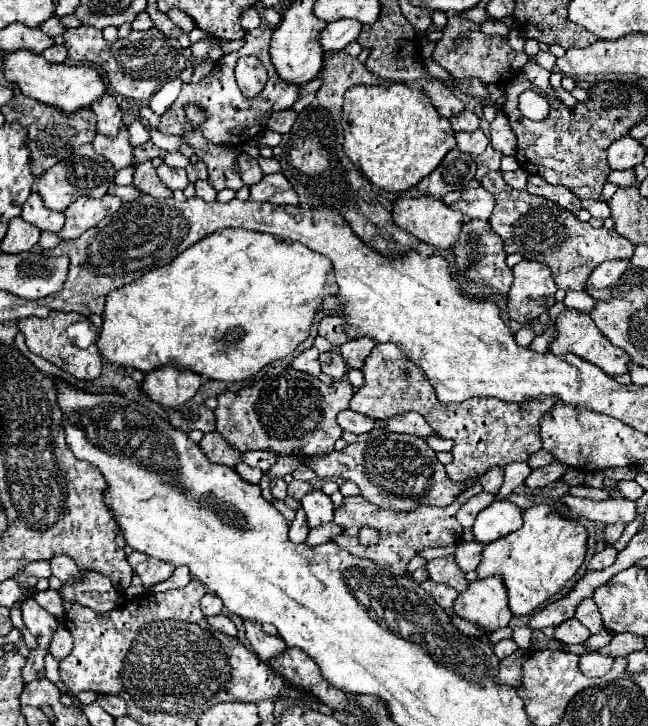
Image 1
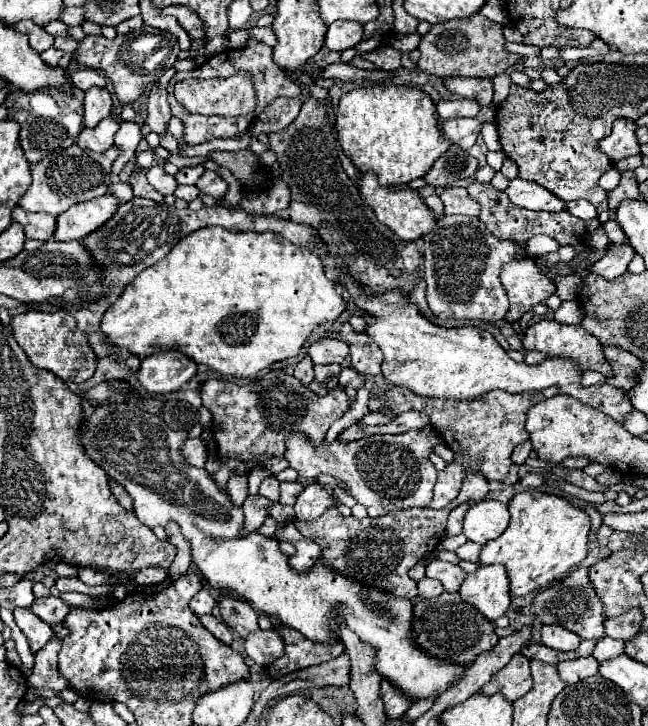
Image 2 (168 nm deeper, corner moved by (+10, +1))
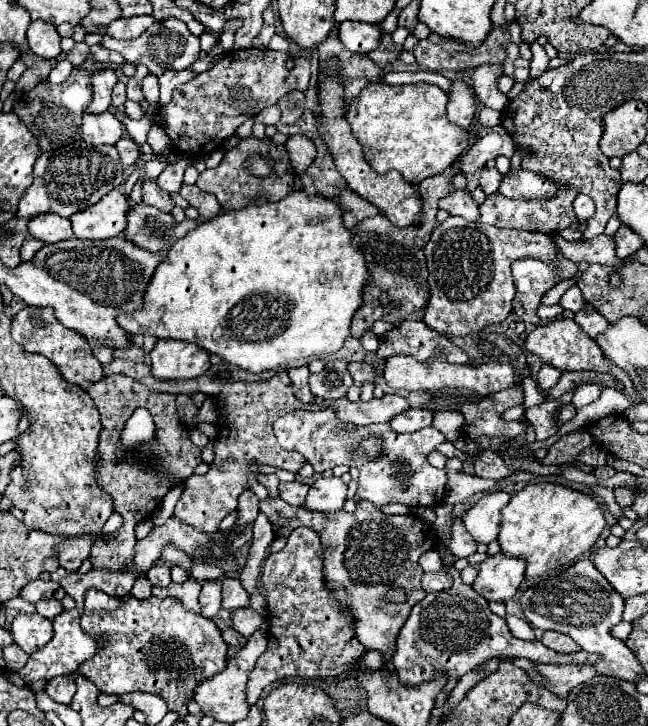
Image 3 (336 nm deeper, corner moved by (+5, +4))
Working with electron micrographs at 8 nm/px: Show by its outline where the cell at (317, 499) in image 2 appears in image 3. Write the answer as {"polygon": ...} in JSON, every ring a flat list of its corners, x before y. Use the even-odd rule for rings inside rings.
{"polygon":[[319,477,307,493,305,507,323,513,337,511,343,507,345,497,347,497,347,485,339,477]]}

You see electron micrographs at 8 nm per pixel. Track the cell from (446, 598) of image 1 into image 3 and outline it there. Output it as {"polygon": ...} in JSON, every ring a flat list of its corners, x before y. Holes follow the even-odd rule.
{"polygon":[[437,571,437,573,425,573,423,579,423,589,427,593,437,593,437,591,445,591,451,587,453,583,453,577,447,573,447,571]]}

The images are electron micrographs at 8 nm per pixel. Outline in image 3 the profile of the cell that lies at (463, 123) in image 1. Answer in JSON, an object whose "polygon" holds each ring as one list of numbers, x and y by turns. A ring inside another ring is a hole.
{"polygon":[[481,65,465,71,469,79,473,79,473,89,481,105,503,111,507,105,507,97,497,89,497,81,505,75,503,65]]}

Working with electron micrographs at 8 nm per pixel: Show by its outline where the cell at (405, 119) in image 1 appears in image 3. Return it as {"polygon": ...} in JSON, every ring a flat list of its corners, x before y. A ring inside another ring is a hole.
{"polygon":[[369,83,354,102,346,114,351,133,363,147,367,163,377,173,395,169,411,185,417,185,451,167,469,145,469,133,447,119,447,95,437,85]]}

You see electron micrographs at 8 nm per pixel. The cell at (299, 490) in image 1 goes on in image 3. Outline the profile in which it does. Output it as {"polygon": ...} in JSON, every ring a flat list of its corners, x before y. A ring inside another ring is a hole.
{"polygon":[[301,481,279,483,279,497,283,501,287,501,289,505,303,505,307,491,309,491,309,485,301,483]]}

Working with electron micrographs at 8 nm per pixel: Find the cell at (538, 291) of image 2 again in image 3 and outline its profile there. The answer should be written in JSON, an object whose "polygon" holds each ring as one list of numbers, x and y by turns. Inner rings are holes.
{"polygon":[[561,255,559,261,543,261,527,257,513,263,513,281,515,281,515,299,513,313,523,323,541,323,537,307,541,305,543,295,559,281,577,275,577,265]]}

